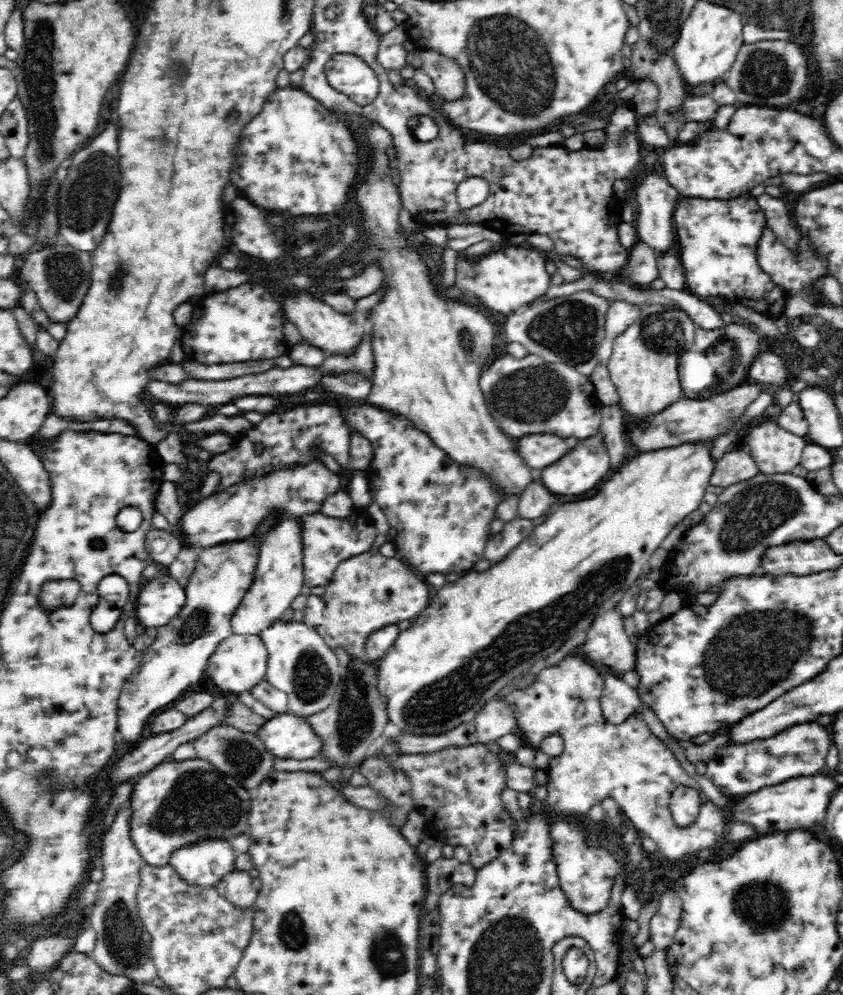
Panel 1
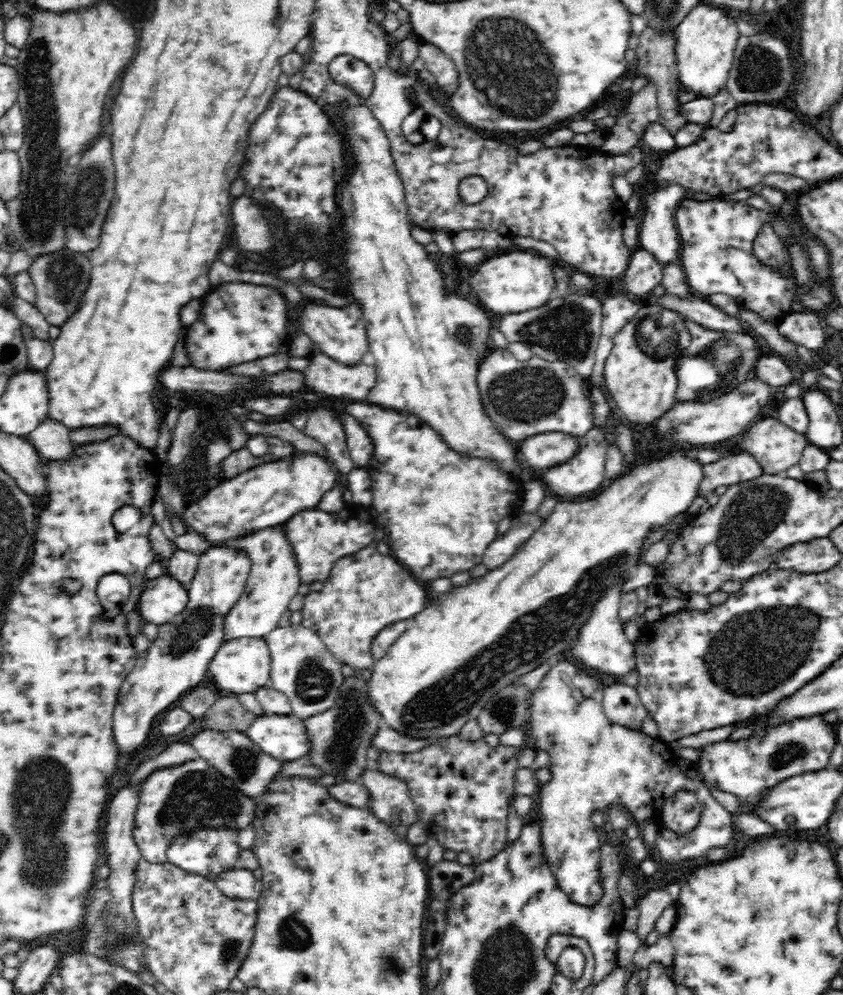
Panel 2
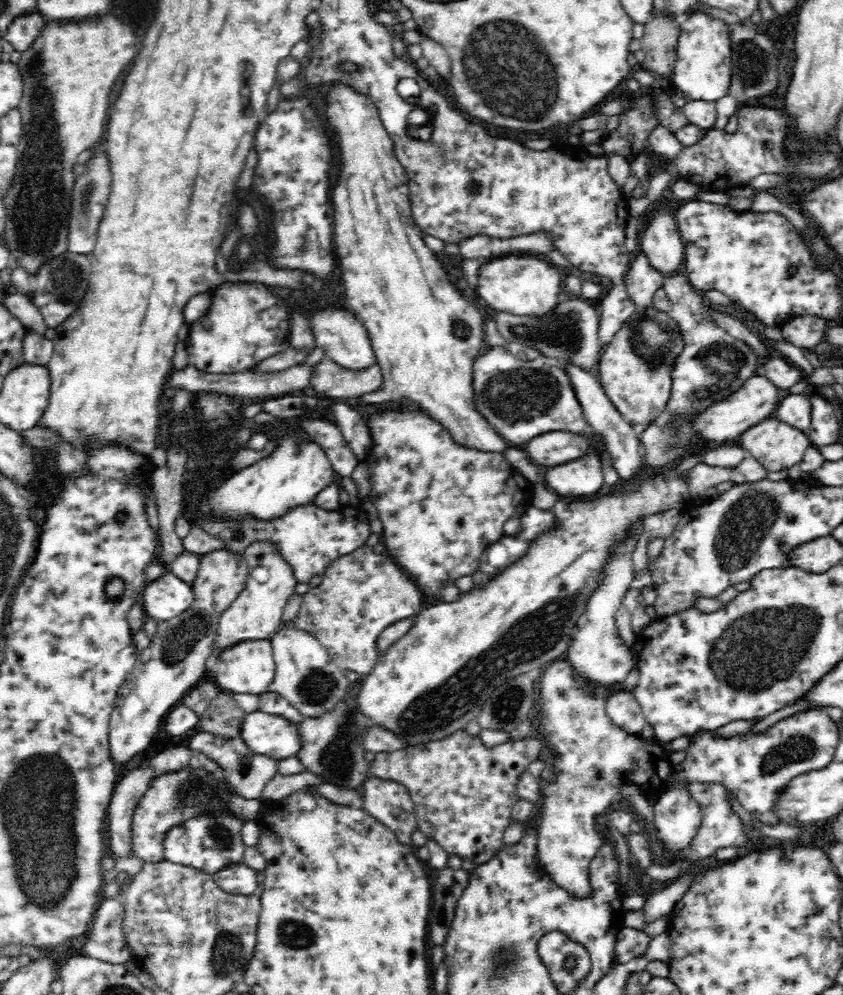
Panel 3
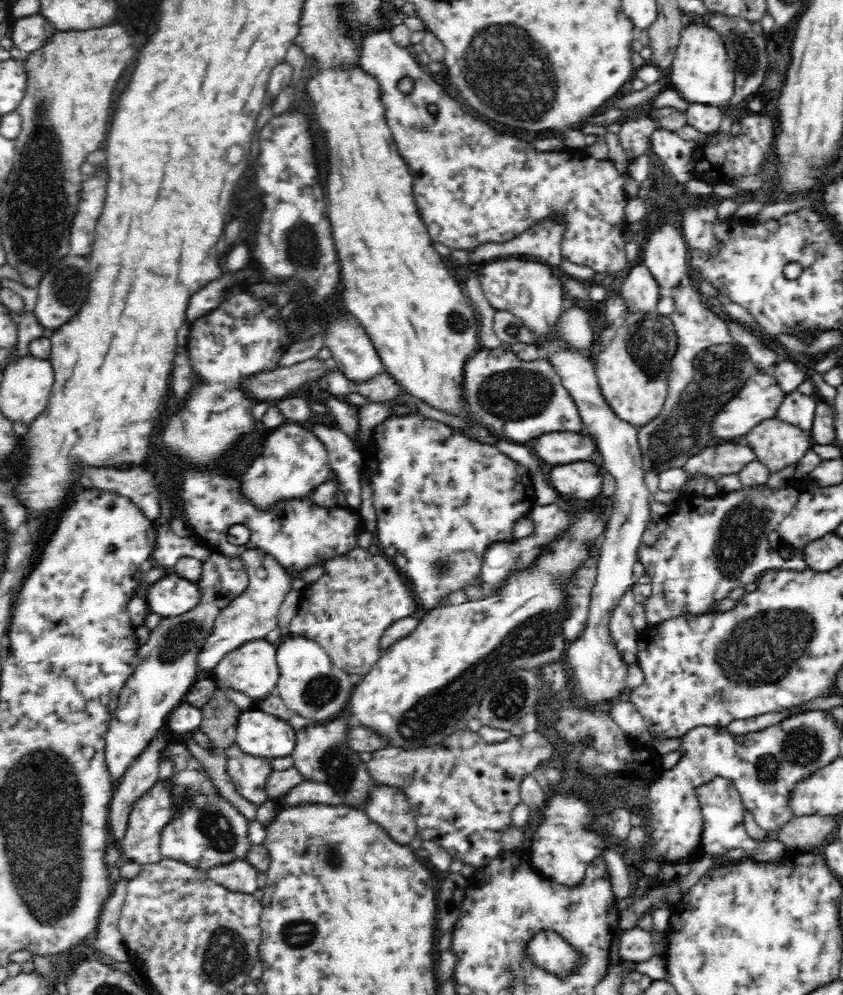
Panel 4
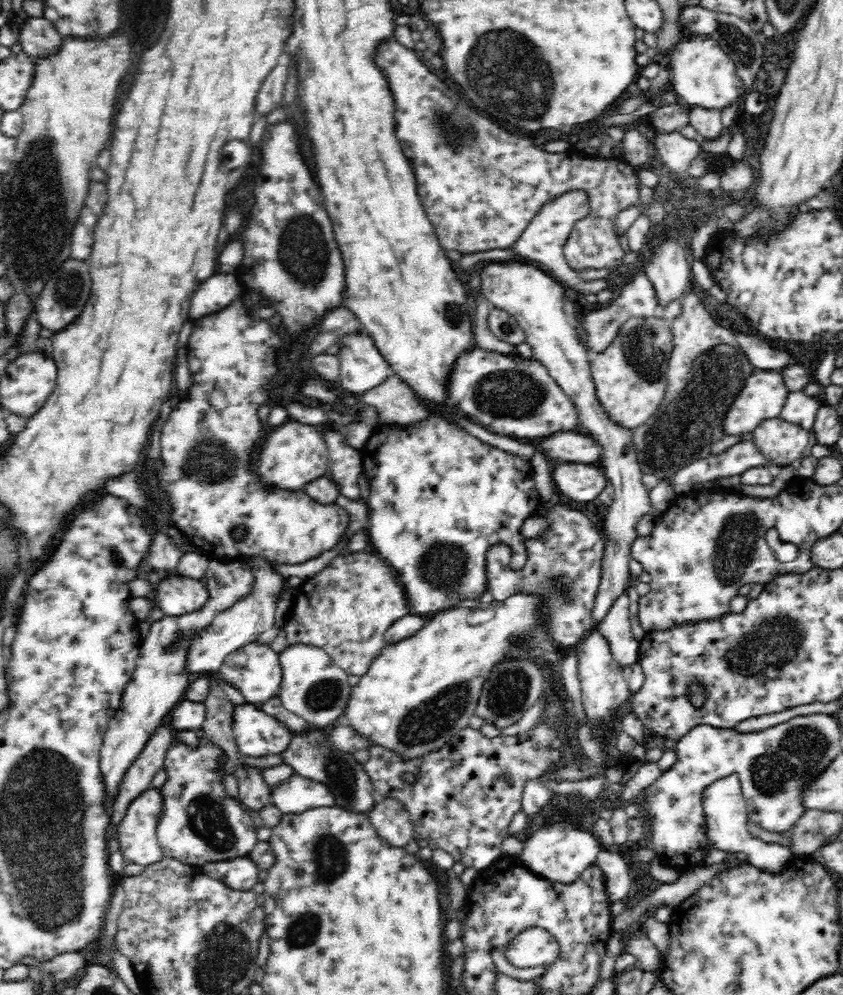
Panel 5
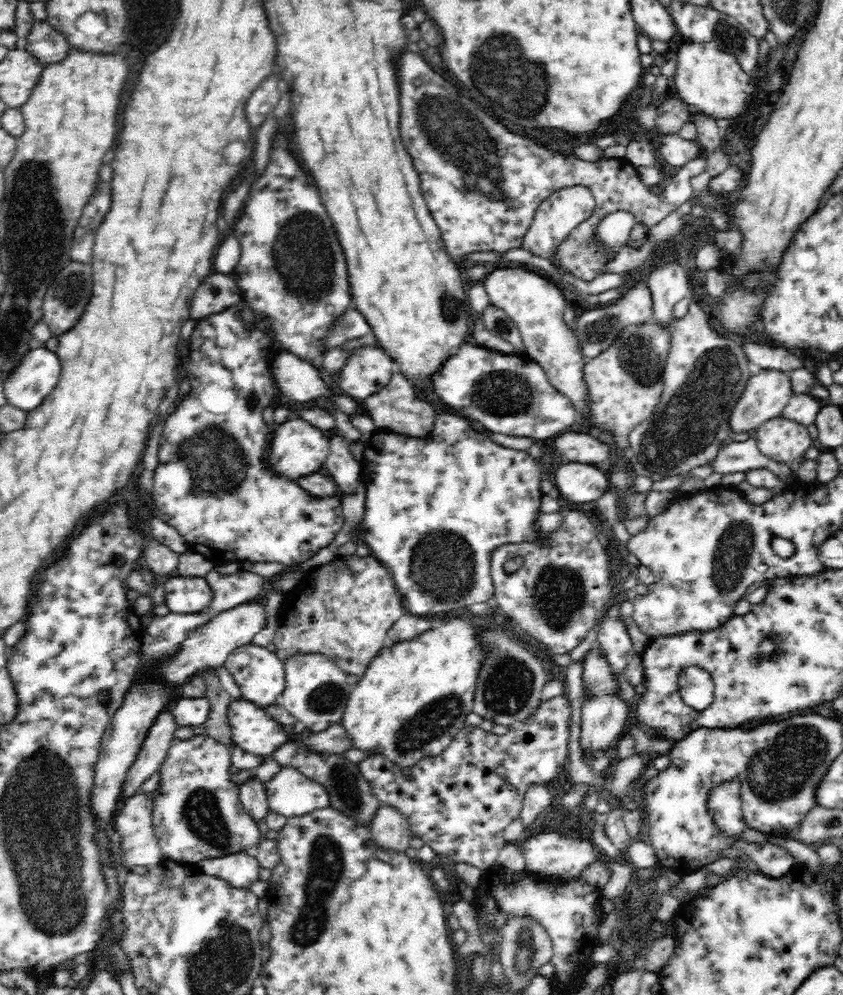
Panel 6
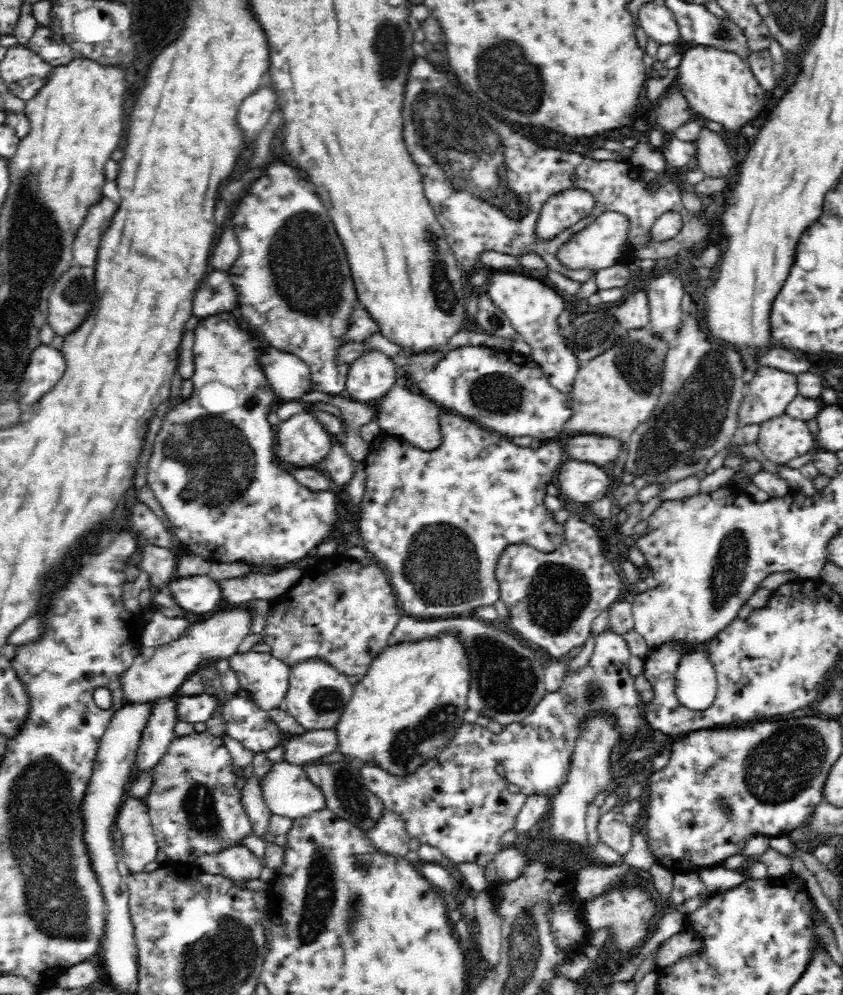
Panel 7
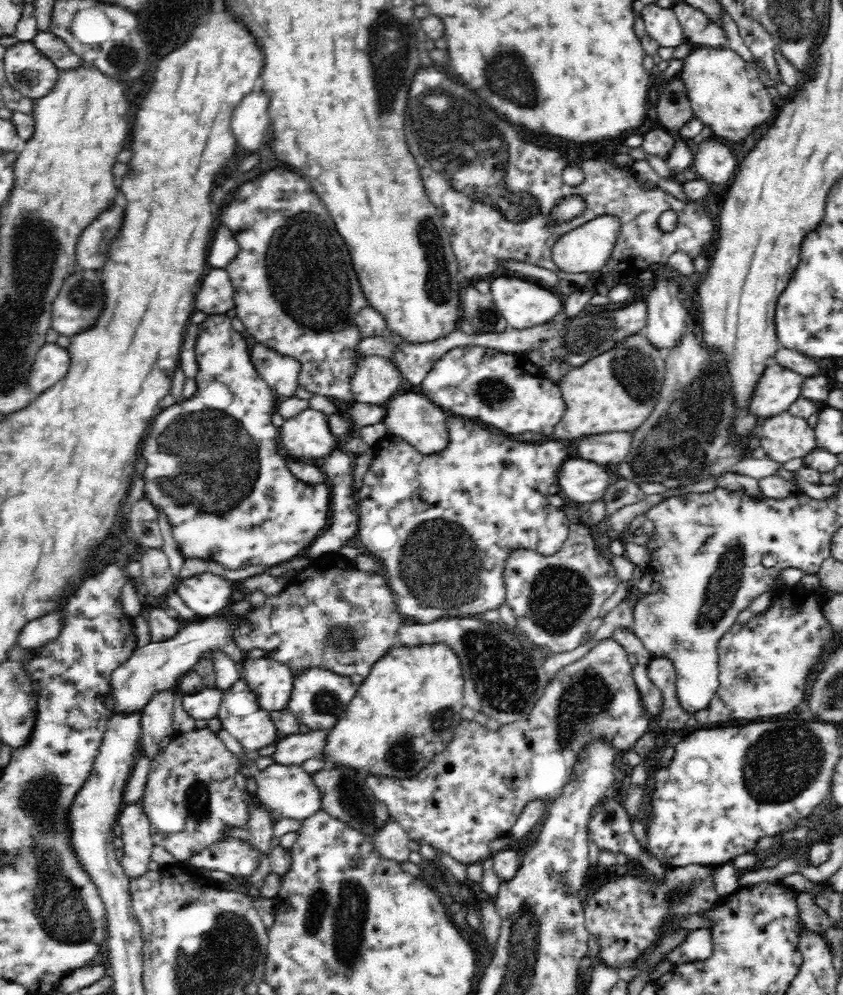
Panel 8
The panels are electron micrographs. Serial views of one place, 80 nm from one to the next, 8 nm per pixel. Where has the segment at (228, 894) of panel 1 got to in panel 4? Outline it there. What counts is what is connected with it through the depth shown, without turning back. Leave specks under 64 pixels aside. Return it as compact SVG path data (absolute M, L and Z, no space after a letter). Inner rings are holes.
M238 859L226 864L205 868L206 874L216 883L232 892L253 893L258 890L259 870L249 861Z

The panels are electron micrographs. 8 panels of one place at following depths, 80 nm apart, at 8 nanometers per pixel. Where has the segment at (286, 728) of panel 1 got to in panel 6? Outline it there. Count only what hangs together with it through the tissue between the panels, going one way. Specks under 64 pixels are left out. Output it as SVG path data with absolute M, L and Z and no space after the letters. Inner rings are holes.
M232 699L228 706L228 724L235 746L246 753L269 756L288 743L288 732L250 699Z

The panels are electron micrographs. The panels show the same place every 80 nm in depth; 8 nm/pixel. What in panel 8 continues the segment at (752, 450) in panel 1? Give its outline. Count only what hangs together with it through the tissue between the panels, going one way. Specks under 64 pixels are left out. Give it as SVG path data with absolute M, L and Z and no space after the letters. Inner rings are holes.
M790 411L766 418L757 435L761 454L778 462L804 458L817 448L815 429Z

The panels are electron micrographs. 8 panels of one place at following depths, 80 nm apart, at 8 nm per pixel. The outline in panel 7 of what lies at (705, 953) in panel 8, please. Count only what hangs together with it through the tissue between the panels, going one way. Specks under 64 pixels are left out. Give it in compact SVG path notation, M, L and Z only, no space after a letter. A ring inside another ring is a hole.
M682 930L679 933L672 935L668 940L664 940L657 947L655 963L656 969L659 970L666 966L674 965L676 962L690 956L698 956L704 954L706 943L704 937L700 937L694 931Z

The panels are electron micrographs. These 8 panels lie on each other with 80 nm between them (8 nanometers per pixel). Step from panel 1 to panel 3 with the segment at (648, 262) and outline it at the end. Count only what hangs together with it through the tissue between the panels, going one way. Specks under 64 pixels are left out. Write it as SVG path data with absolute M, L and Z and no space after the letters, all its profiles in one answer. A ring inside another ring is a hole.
M642 252L634 254L631 266L623 278L627 298L636 308L654 307L652 298L663 286L664 277L651 269L646 256Z

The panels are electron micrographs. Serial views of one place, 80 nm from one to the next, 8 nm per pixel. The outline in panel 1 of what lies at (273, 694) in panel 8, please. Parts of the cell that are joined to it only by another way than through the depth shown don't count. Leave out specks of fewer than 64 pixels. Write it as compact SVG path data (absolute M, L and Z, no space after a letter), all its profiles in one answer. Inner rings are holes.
M230 635L218 644L213 656L210 656L208 663L208 674L220 691L229 691L241 694L251 692L257 688L262 681L266 680L268 664L268 649L260 635Z

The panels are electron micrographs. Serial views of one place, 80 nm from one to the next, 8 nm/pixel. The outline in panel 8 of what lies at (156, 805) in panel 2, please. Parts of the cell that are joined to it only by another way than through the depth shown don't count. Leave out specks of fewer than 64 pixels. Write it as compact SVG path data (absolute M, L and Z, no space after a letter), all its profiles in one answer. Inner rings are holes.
M139 803L123 805L118 816L118 824L122 827L121 839L124 843L124 846L122 846L123 856L120 860L121 867L130 880L138 879L149 872L150 855L152 848L155 846L151 839L151 824Z

